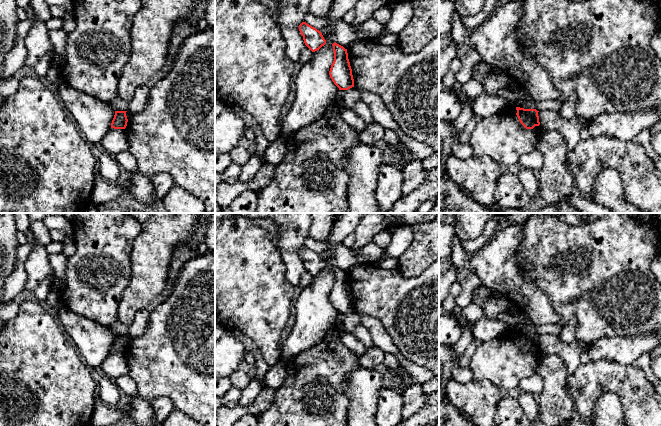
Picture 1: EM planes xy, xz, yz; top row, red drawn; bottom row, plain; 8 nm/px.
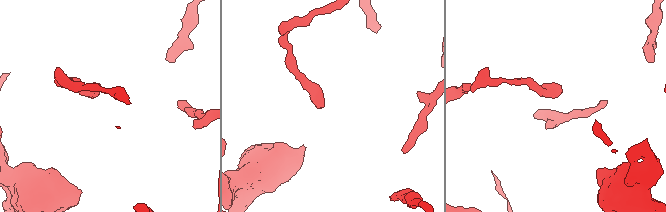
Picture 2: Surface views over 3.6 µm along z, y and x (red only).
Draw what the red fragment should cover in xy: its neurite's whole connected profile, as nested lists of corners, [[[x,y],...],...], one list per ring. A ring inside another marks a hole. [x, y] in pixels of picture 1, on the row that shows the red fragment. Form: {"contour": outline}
{"contour": [[[115,111],[114,118],[111,123],[111,128],[114,129],[125,129],[127,126],[127,116],[126,116],[127,111]]]}

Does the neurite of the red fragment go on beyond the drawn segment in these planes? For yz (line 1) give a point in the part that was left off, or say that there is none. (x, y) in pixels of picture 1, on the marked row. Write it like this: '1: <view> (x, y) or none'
1: none

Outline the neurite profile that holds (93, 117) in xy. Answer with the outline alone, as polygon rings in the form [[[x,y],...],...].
[[[65,82],[59,84],[56,93],[85,140],[90,144],[99,145],[111,129],[115,115],[110,103],[78,92]]]

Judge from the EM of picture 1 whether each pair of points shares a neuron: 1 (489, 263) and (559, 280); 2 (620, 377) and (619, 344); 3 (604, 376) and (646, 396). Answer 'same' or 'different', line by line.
1: different
2: different
3: same

